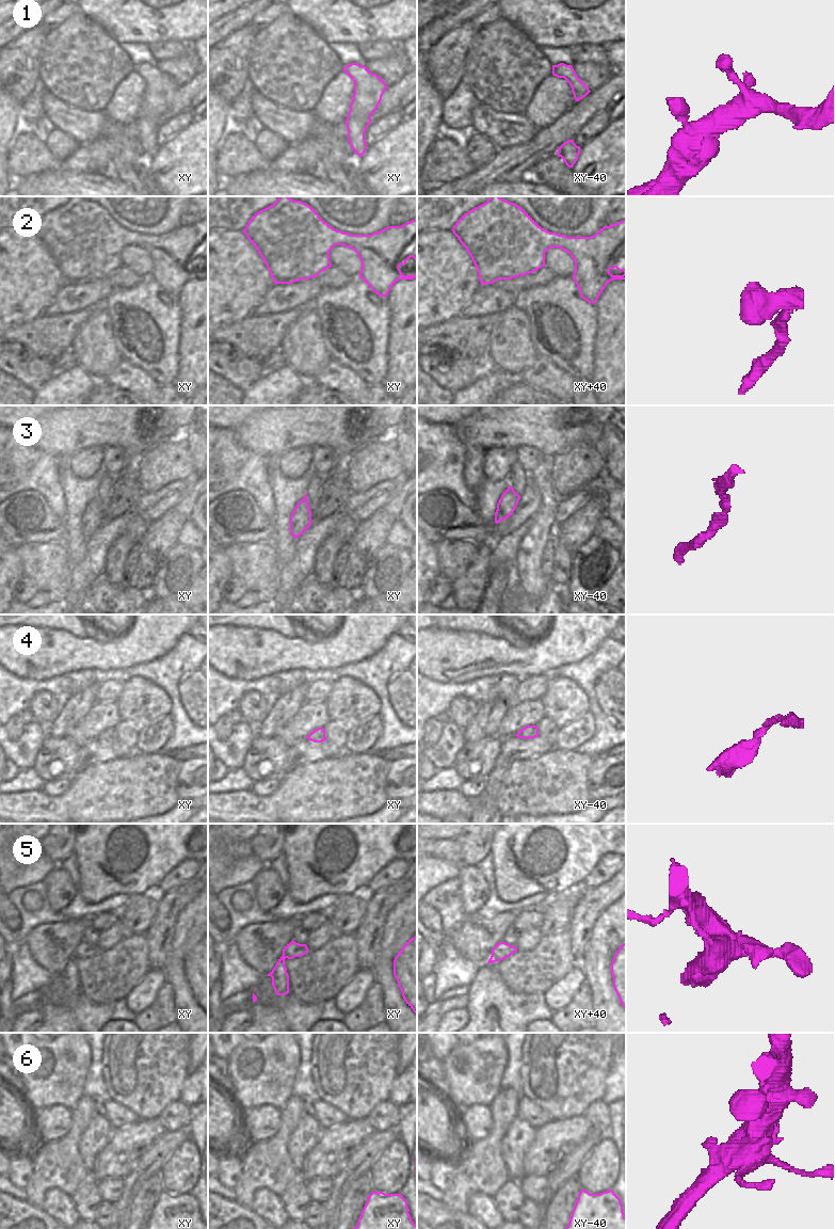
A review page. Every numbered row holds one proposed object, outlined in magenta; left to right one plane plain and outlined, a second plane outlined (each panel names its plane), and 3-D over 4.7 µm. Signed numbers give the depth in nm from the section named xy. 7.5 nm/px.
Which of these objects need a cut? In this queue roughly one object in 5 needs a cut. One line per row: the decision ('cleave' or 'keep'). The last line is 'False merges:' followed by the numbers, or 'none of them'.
1: keep
2: keep
3: keep
4: keep
5: keep
6: keep
False merges: none of them

